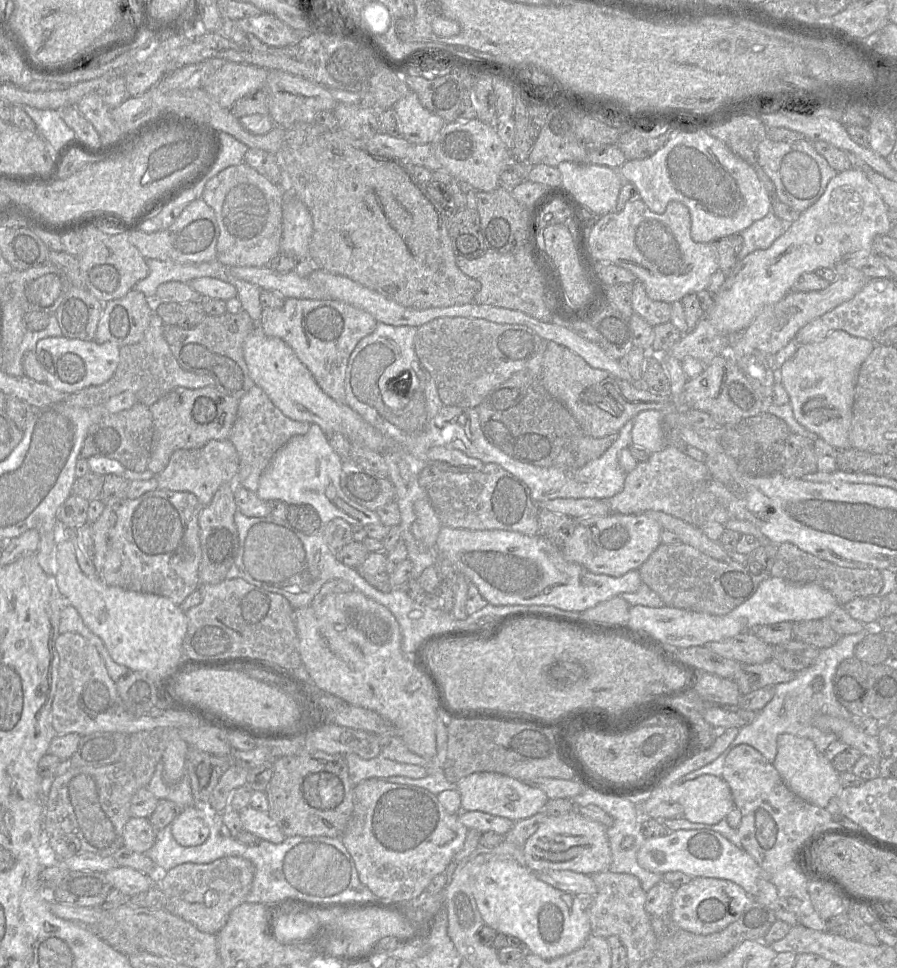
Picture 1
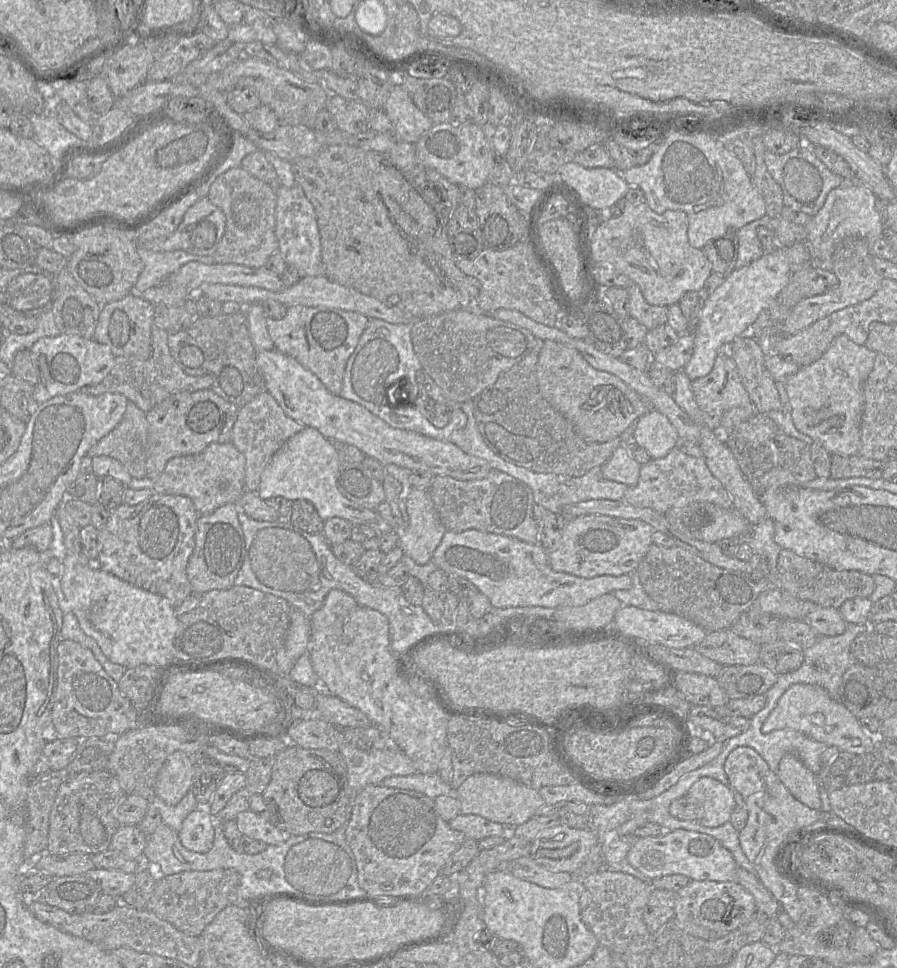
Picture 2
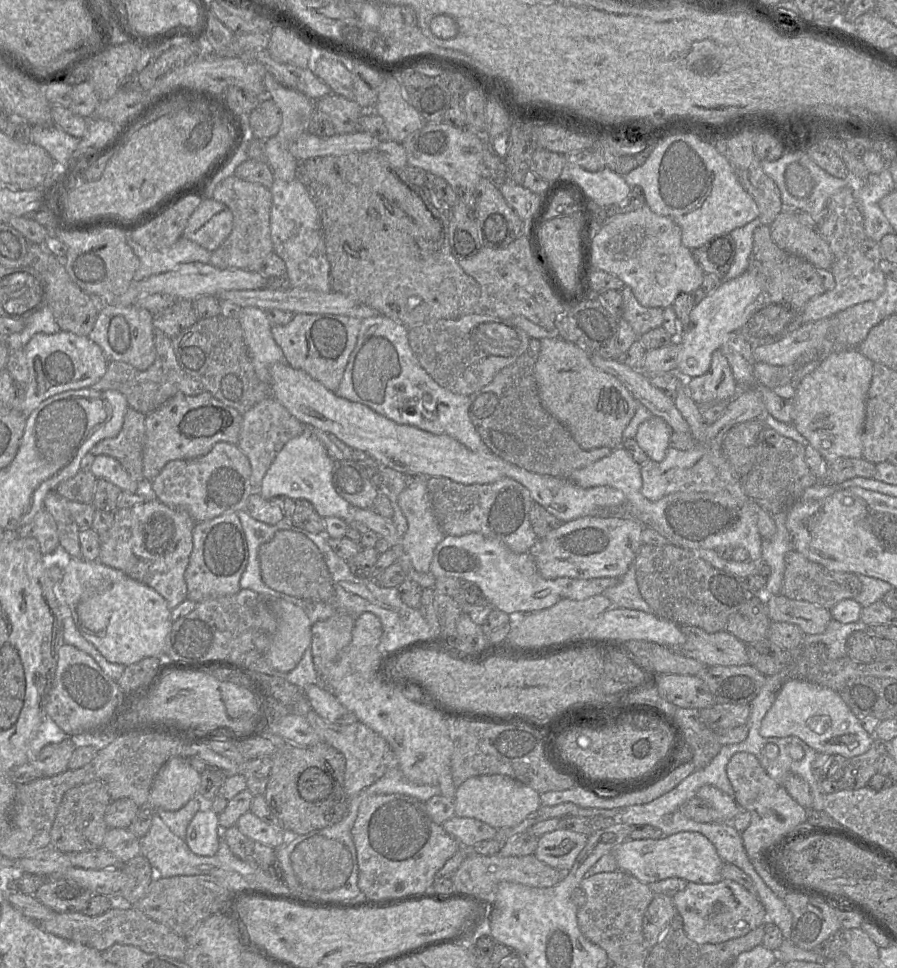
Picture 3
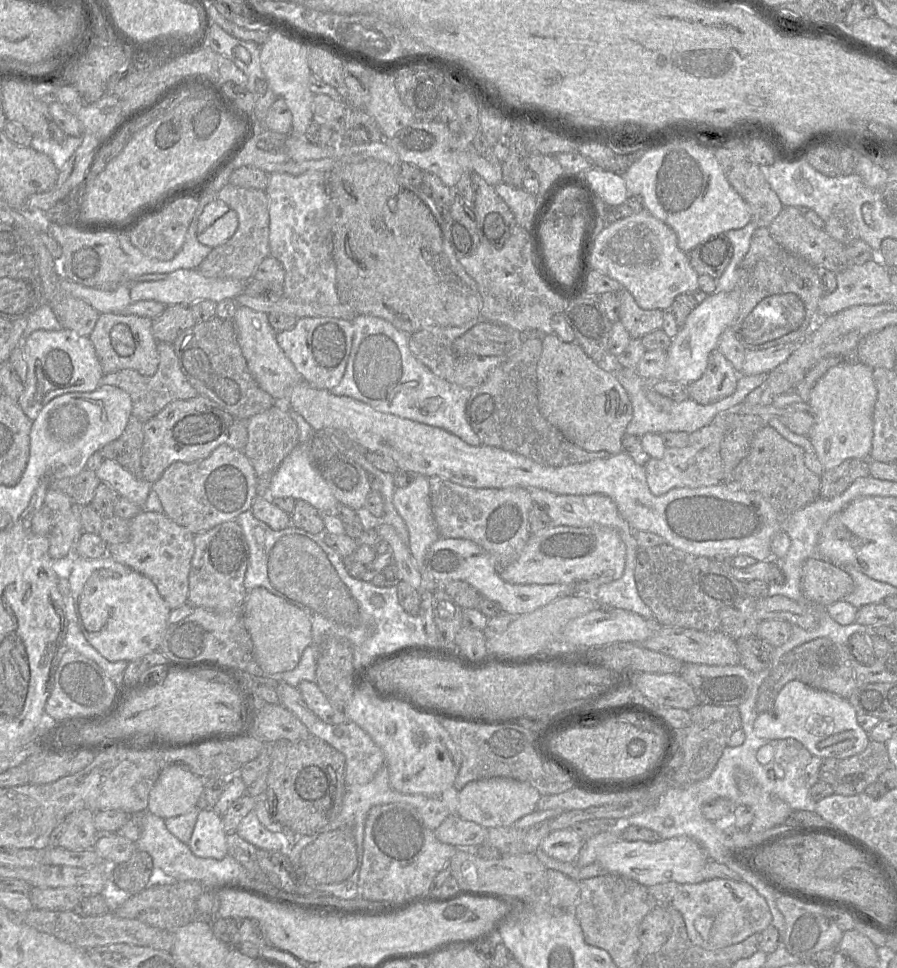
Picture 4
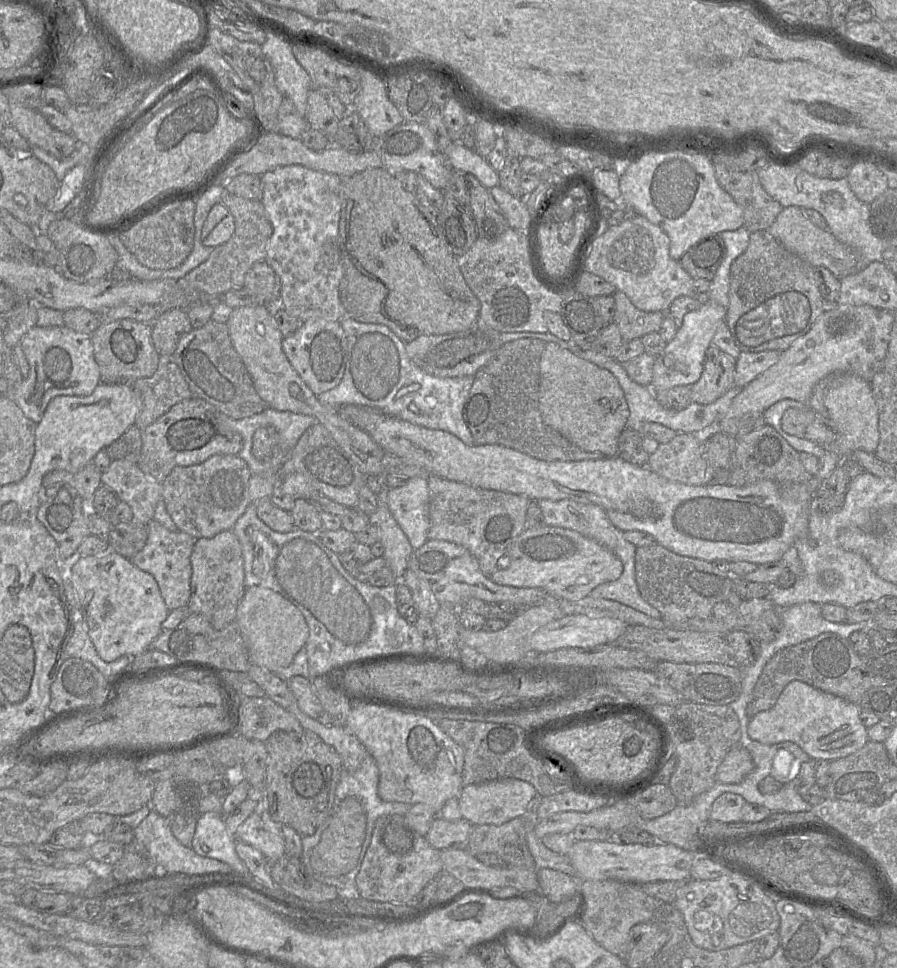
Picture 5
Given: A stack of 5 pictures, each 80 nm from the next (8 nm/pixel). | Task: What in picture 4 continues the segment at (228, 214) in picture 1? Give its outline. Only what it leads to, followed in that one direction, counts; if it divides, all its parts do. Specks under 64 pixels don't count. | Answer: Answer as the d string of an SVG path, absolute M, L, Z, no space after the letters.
M227 183L217 193L216 199L225 202L238 216L238 227L225 243L212 248L196 268L203 276L228 278L248 282L260 263L269 255L269 201L264 190L243 188Z

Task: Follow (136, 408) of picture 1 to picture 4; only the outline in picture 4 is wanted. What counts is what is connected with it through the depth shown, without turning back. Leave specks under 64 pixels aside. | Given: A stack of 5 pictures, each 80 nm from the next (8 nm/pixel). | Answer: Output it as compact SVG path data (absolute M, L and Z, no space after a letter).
M131 415L121 436L102 446L99 454L104 459L119 463L136 477L142 477L142 447L144 442L144 423Z

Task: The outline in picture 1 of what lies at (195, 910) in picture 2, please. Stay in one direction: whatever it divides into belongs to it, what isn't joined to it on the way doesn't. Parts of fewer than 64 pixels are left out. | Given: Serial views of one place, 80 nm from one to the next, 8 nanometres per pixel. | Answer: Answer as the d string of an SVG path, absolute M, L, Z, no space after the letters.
M226 856L207 864L184 863L163 873L163 878L155 883L164 895L164 909L187 922L198 930L215 934L225 925L231 911L246 902L254 879L253 863L239 856Z

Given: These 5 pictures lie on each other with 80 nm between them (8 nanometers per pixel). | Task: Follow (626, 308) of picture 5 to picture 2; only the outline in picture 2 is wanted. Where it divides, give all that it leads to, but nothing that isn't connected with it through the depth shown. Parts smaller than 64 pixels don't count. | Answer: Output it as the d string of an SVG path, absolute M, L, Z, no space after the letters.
M631 283L628 292L628 315L636 319L647 330L667 323L667 306L650 305L644 299L639 287Z

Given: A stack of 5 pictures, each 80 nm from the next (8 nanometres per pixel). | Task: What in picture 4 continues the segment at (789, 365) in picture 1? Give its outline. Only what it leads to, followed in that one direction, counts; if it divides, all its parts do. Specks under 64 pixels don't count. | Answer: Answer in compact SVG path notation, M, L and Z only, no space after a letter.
M849 357L831 367L816 382L808 405L814 412L814 424L808 438L824 471L847 459L868 459L872 449L873 411L877 389L873 369Z

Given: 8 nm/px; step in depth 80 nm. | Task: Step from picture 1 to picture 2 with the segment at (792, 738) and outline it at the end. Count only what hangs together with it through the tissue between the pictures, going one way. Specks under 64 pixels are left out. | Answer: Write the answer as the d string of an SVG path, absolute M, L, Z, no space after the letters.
M785 754L779 762L777 776L798 801L811 809L821 810L819 778L800 759Z

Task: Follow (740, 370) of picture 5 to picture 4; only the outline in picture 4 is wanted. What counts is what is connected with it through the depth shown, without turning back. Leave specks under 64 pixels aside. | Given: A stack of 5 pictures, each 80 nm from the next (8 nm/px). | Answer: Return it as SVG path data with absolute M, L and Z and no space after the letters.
M781 343L762 350L746 350L740 375L769 373L785 362L799 343Z

